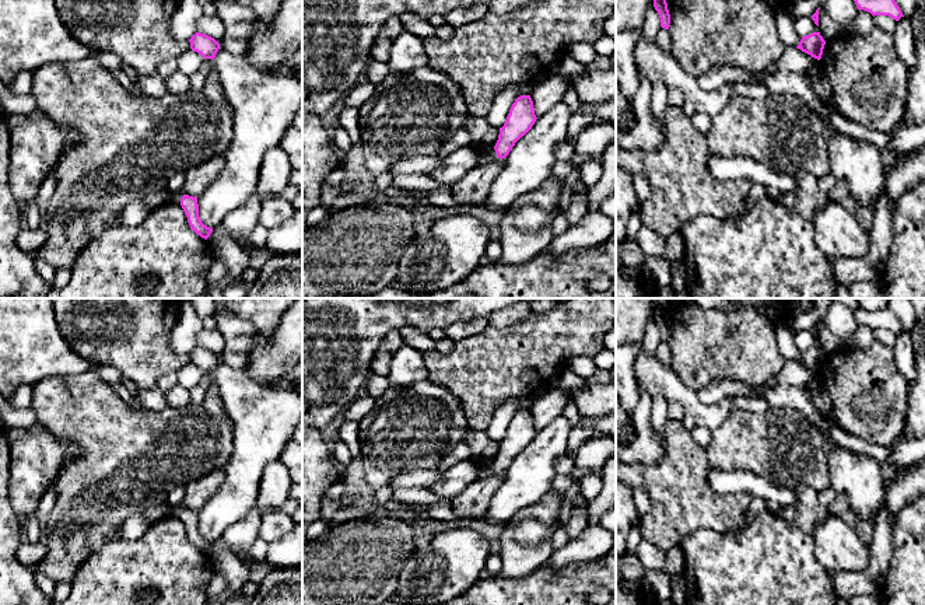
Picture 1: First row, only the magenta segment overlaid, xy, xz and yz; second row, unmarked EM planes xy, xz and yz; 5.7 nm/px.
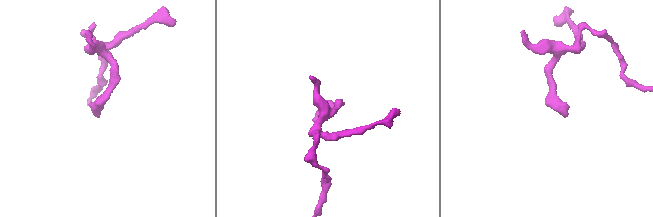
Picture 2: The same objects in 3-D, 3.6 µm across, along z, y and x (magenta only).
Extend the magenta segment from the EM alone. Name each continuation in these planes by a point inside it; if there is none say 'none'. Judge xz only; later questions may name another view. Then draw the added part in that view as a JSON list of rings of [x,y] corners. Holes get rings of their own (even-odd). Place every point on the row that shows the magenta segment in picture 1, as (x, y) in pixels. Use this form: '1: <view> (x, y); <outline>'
1: xz (489, 157); [[[491,150],[491,151],[480,155],[480,157],[477,158],[477,165],[476,165],[476,167],[481,167],[481,165],[494,162],[494,161],[497,161],[497,160],[498,160],[498,157],[497,157],[495,150]]]

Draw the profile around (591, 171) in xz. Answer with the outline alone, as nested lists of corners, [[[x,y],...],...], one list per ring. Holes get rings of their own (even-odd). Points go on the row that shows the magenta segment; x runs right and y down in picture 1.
[[[598,160],[588,161],[581,167],[581,179],[586,189],[596,185],[603,174],[603,165]]]

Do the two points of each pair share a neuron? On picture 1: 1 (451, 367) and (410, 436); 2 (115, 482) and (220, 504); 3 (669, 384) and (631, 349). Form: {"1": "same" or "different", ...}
{"1": "different", "2": "different", "3": "different"}

